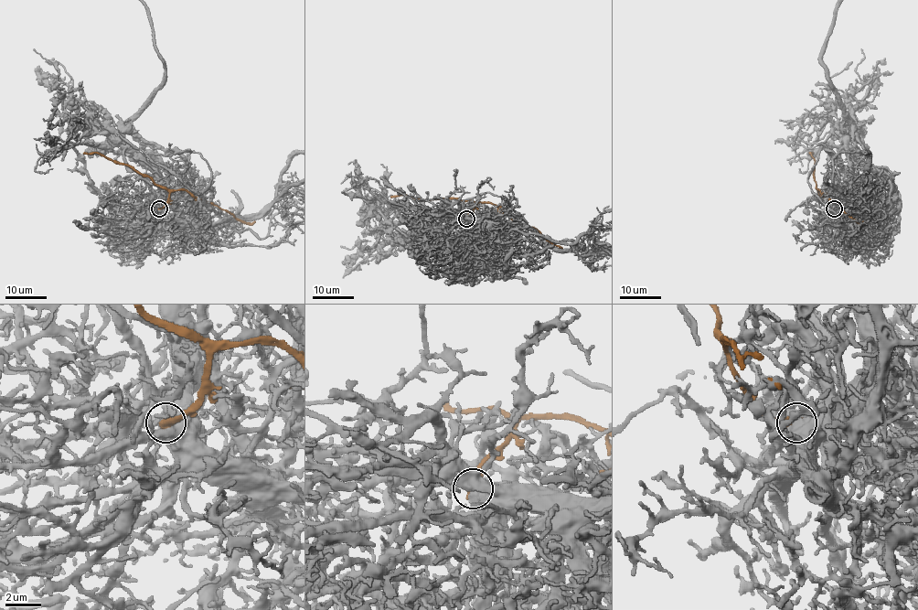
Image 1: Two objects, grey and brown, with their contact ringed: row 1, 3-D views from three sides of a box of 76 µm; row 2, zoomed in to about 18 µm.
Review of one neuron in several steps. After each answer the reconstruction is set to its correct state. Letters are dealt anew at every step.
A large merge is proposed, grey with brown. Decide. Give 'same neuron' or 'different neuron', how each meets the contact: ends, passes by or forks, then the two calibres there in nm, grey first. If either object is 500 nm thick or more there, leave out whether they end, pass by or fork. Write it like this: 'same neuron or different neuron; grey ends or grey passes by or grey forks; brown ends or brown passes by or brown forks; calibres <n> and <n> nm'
different neuron; calibres 600 and 600 nm

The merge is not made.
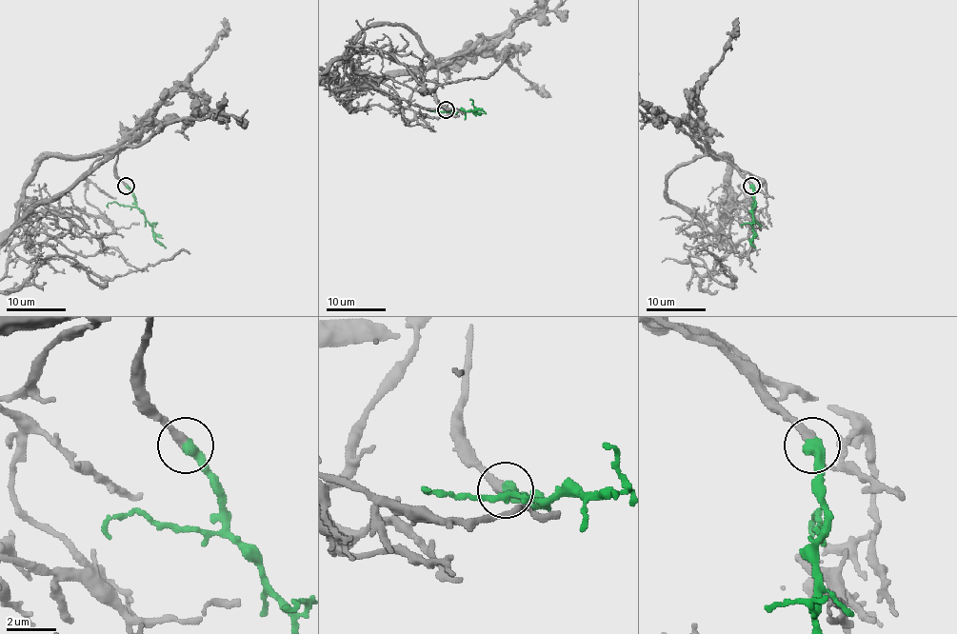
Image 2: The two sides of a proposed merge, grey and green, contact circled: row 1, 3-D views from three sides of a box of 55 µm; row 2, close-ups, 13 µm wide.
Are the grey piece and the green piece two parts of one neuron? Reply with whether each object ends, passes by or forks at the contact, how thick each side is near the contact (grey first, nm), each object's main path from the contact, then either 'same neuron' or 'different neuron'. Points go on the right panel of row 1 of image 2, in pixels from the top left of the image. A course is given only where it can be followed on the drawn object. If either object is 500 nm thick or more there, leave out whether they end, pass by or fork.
calibres 400 and 500 nm; course green (751, 186), (754, 208), (751, 244), (756, 248); same neuron

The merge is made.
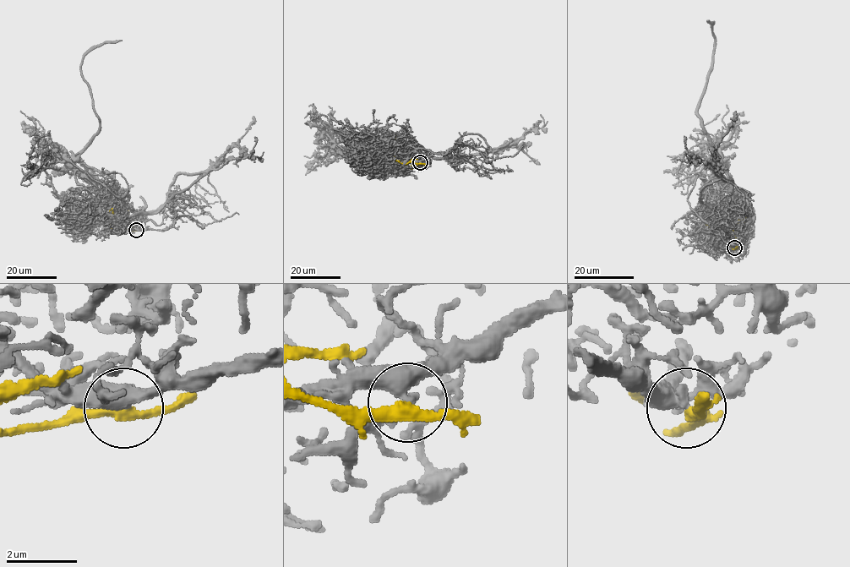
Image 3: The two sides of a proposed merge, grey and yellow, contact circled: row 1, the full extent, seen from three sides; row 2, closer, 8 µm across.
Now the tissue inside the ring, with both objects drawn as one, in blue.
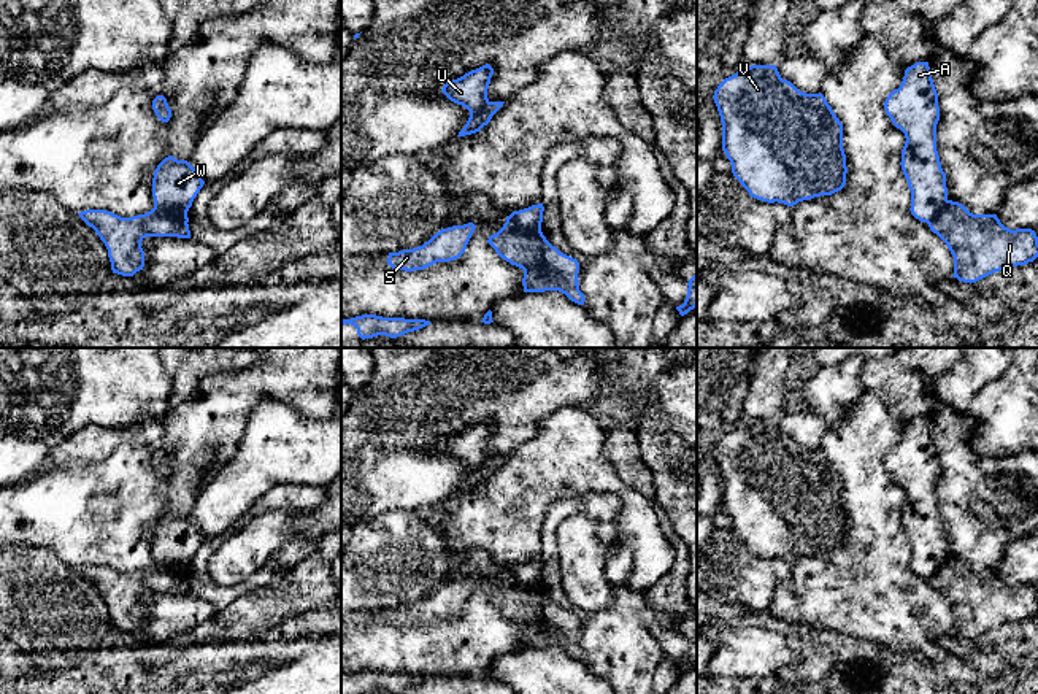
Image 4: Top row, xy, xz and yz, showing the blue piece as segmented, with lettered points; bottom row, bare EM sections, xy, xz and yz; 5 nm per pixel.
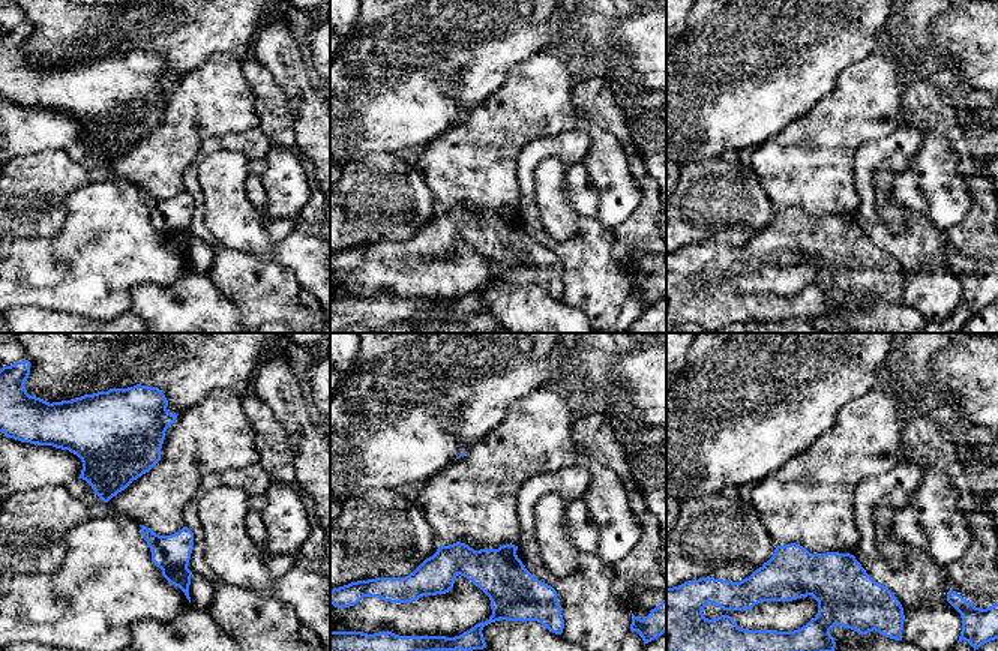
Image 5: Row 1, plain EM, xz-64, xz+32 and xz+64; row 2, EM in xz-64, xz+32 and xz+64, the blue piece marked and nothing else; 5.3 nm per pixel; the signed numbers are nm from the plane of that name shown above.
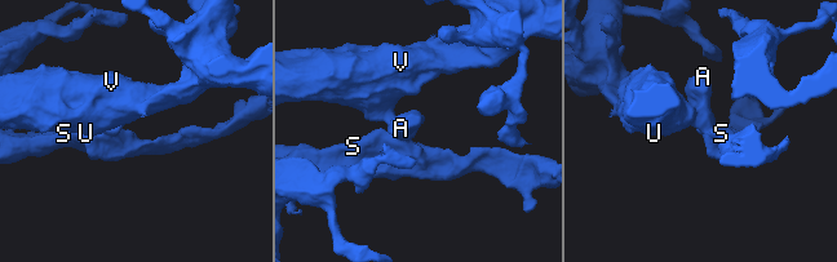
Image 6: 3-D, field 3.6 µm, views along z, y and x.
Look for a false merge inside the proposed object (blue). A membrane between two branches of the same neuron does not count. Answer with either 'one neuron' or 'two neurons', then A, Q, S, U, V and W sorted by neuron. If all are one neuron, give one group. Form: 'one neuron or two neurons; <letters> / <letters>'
two neurons; A U V W / Q S

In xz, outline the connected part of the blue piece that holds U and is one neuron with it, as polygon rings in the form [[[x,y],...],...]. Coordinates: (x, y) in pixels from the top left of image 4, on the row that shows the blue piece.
[[[486,64],[443,86],[441,92],[451,102],[462,105],[470,111],[470,118],[457,137],[479,132],[503,106],[505,102],[490,102],[487,98],[492,75],[494,68]]]

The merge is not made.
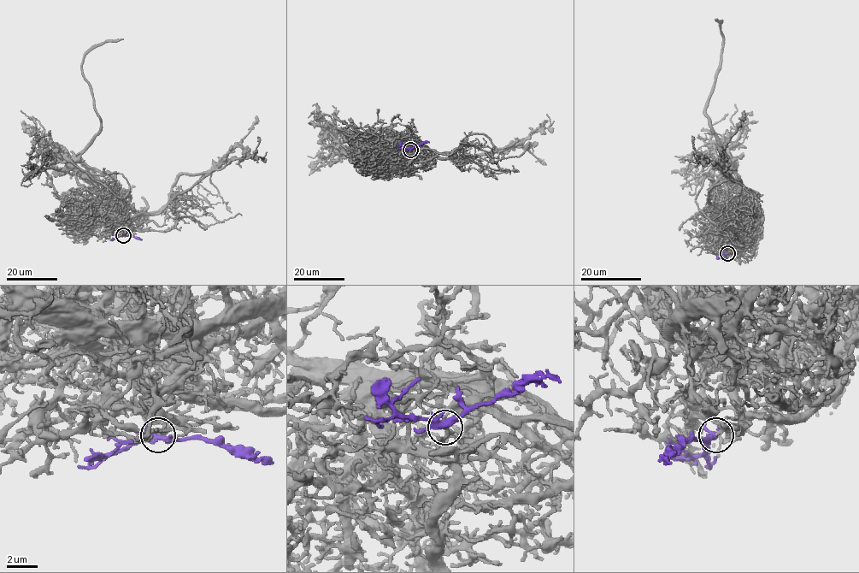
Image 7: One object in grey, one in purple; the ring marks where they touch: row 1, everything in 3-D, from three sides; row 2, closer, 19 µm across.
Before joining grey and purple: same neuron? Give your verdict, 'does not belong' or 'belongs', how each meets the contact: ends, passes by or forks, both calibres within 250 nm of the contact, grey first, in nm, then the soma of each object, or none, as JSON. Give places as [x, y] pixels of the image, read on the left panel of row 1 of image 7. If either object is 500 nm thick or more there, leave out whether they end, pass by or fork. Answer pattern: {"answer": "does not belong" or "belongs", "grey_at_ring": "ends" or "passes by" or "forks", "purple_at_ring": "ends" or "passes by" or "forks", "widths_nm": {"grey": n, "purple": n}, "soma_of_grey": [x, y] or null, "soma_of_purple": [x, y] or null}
{"answer": "belongs", "grey_at_ring": "passes by", "purple_at_ring": "forks", "widths_nm": {"grey": 170, "purple": 340}, "soma_of_grey": null, "soma_of_purple": null}

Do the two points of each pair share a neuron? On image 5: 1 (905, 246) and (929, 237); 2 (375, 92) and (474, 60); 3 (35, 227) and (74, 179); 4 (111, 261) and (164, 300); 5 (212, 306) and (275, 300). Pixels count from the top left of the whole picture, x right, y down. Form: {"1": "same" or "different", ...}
{"1": "same", "2": "same", "3": "same", "4": "different", "5": "different"}

